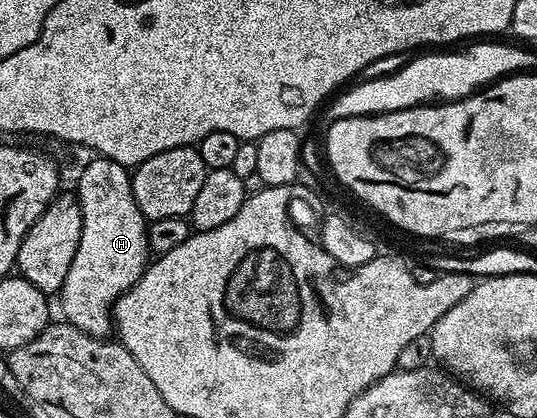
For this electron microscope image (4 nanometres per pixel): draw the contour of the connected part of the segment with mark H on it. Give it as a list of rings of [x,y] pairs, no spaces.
[[[91,157],[79,175],[77,188],[81,205],[81,245],[77,245],[77,253],[73,256],[73,265],[69,265],[69,273],[65,276],[65,285],[57,293],[59,307],[63,310],[62,318],[81,329],[94,339],[110,336],[113,331],[113,308],[116,301],[128,289],[134,287],[147,269],[149,248],[147,246],[147,225],[149,220],[143,216],[131,188],[131,171],[122,167],[117,161],[102,157]]]

